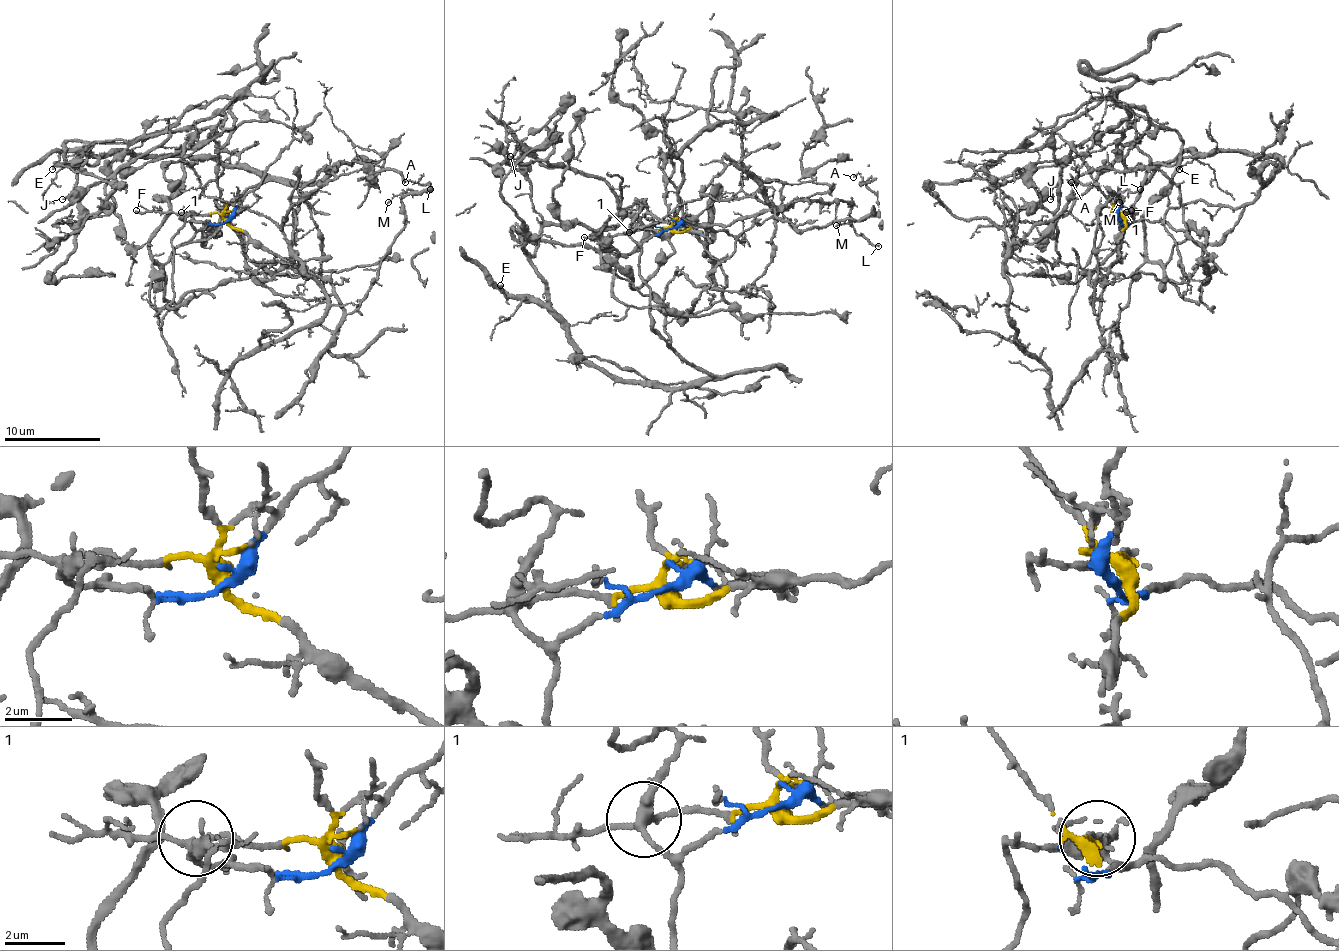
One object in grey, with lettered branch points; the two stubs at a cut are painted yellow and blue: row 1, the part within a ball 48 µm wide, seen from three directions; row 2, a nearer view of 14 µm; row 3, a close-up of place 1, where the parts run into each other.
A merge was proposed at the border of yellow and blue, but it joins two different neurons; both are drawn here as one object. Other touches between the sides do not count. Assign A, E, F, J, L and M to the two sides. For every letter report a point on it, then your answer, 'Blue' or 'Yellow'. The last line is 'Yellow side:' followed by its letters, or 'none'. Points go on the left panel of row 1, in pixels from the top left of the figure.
A: Place: (405, 182). Yellow
E: Place: (52, 169). Blue
F: Place: (136, 210). Yellow
J: Place: (62, 199). Blue
L: Place: (430, 189). Yellow
M: Place: (388, 202). Yellow
Yellow side: A, F, L, M

